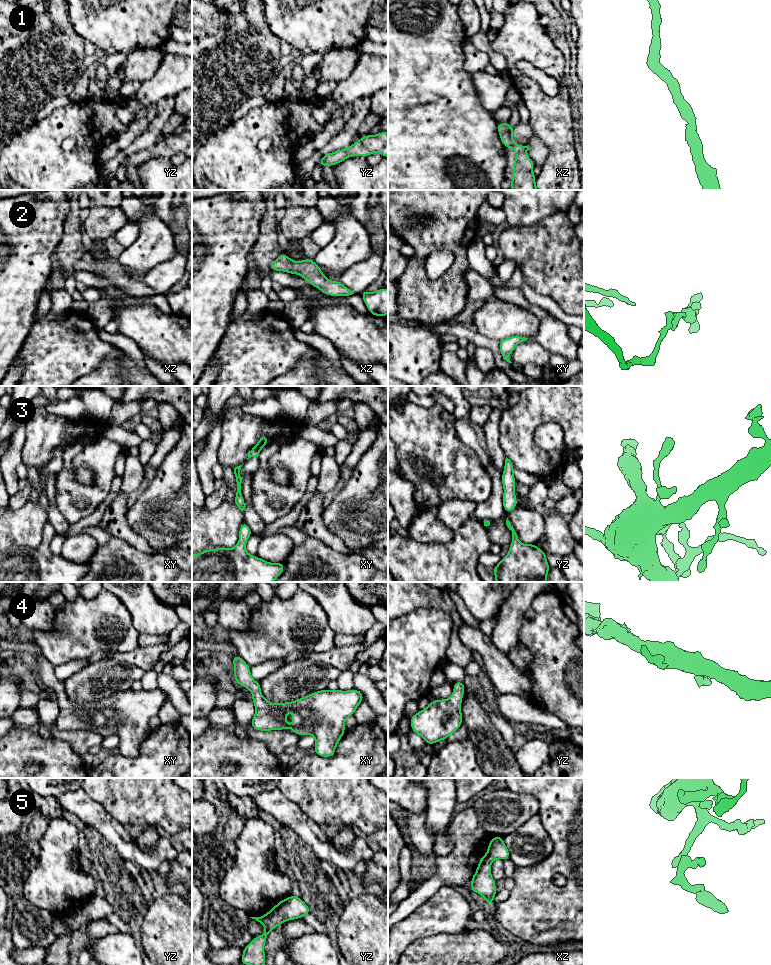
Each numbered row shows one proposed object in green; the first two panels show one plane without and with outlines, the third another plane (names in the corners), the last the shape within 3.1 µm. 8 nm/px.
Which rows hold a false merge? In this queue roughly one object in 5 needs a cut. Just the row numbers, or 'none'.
none

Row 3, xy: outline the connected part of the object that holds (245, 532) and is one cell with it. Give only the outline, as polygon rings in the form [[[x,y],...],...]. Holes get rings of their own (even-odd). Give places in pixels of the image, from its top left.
[[[243,521],[235,547],[207,549],[192,555],[192,582],[273,582],[277,579],[285,569],[284,562],[271,563],[250,555],[245,545],[251,535],[251,529]]]

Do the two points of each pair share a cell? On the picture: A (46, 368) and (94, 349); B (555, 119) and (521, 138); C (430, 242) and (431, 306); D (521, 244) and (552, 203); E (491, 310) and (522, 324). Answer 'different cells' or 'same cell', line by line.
A: same cell
B: different cells
C: same cell
D: different cells
E: same cell

